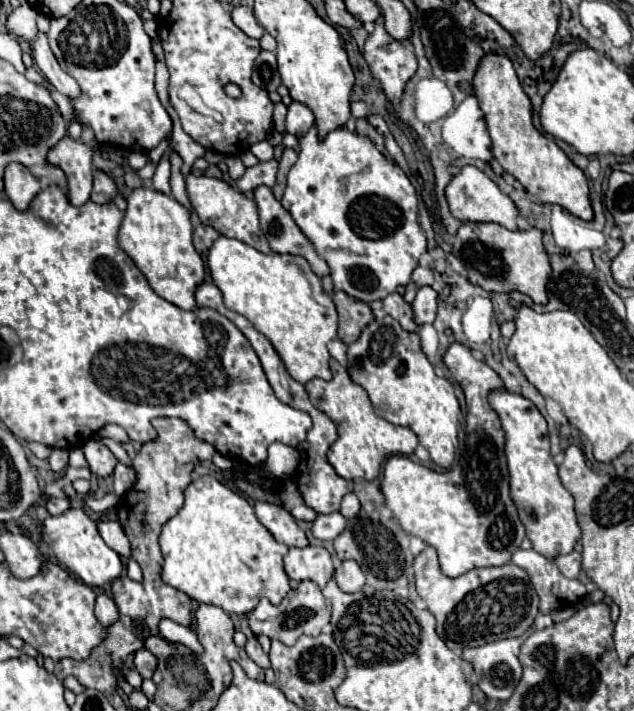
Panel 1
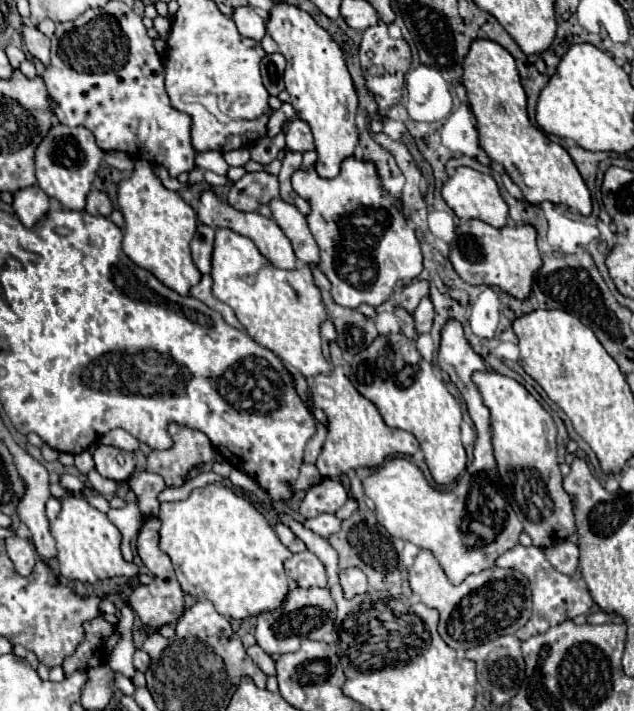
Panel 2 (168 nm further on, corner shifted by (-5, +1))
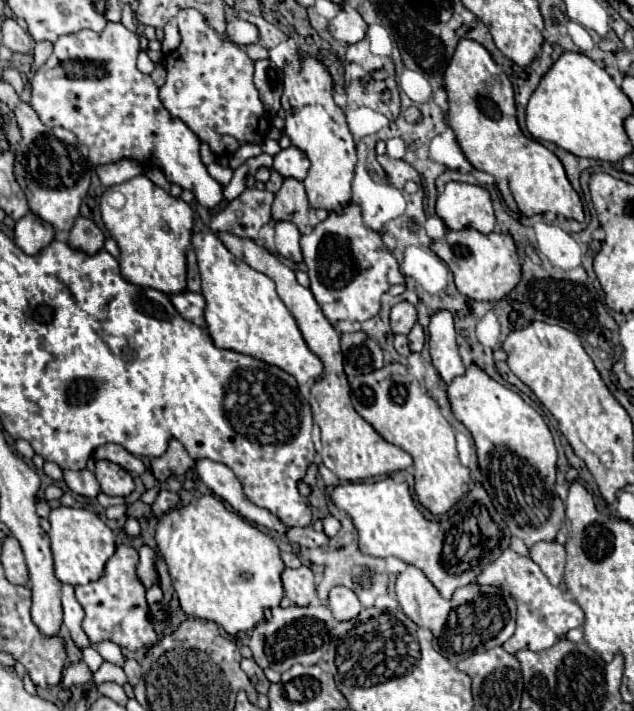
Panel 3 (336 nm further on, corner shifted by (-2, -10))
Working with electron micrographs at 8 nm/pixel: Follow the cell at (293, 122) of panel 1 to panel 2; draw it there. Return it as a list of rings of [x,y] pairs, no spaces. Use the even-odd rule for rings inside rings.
[[[299,118],[291,120],[291,124],[289,124],[285,134],[287,134],[285,150],[289,150],[289,152],[301,152],[303,154],[303,152],[315,148],[313,146],[313,134],[311,134],[309,126]]]

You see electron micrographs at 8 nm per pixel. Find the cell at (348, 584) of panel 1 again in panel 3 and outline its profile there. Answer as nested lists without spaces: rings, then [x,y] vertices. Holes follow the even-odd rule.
[[[334,587],[330,591],[330,597],[328,597],[328,607],[332,609],[332,613],[338,621],[356,619],[360,609],[362,609],[356,593],[348,587]]]

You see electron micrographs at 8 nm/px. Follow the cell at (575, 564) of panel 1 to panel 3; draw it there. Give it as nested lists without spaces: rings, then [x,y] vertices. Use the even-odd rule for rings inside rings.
[[[536,543],[530,549],[530,559],[542,569],[552,585],[560,585],[566,567],[566,553],[560,543]]]

